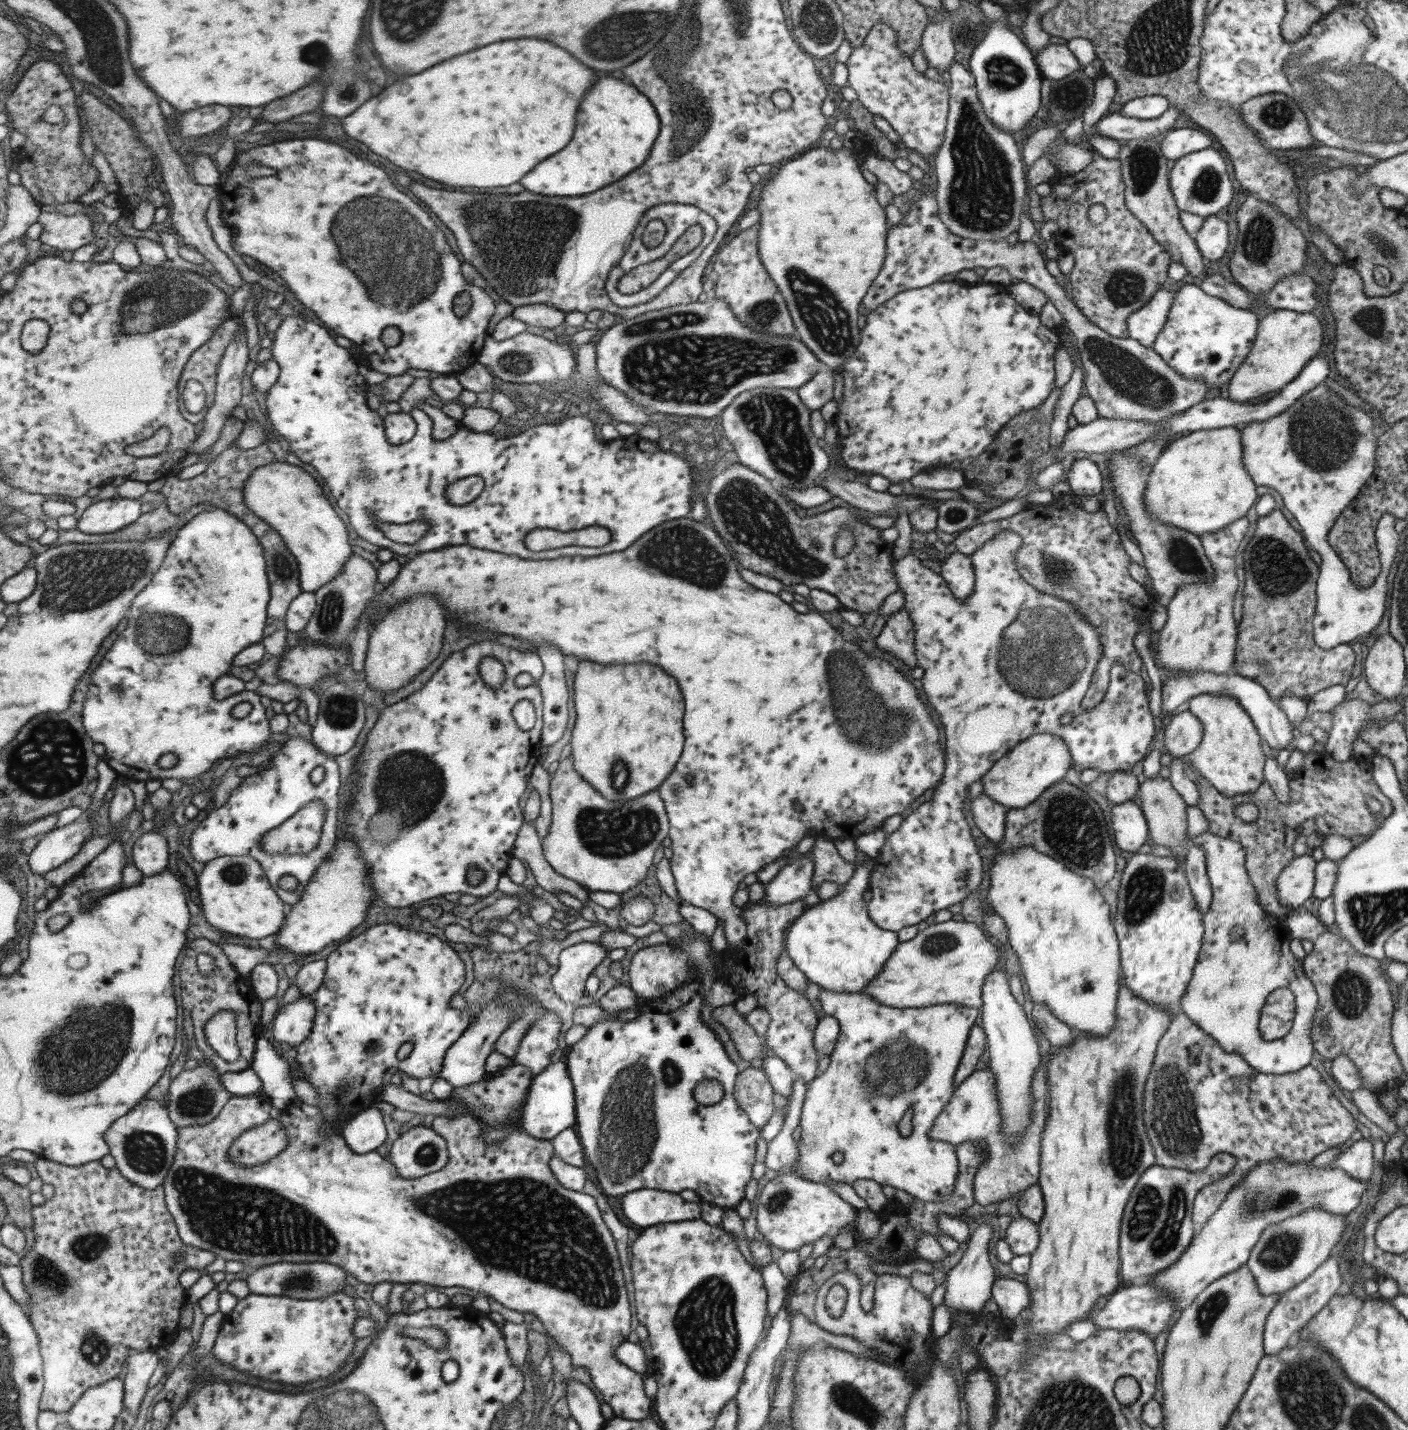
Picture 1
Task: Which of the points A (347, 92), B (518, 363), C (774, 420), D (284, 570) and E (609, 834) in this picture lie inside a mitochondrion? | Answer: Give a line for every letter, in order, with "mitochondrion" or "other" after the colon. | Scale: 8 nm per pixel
A: mitochondrion
B: mitochondrion
C: mitochondrion
D: mitochondrion
E: mitochondrion

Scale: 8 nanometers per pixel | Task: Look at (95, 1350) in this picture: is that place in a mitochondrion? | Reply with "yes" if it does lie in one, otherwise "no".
yes

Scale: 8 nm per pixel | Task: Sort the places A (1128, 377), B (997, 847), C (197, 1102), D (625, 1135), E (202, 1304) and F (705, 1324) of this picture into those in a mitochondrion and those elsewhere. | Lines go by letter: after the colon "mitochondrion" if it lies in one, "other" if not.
A: mitochondrion
B: other
C: mitochondrion
D: mitochondrion
E: other
F: mitochondrion

